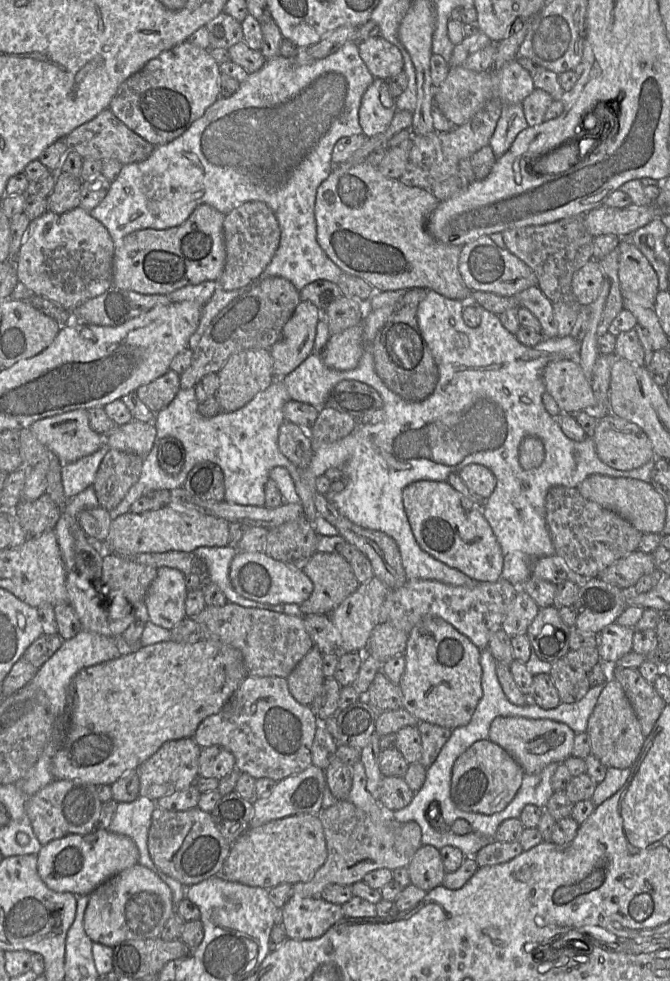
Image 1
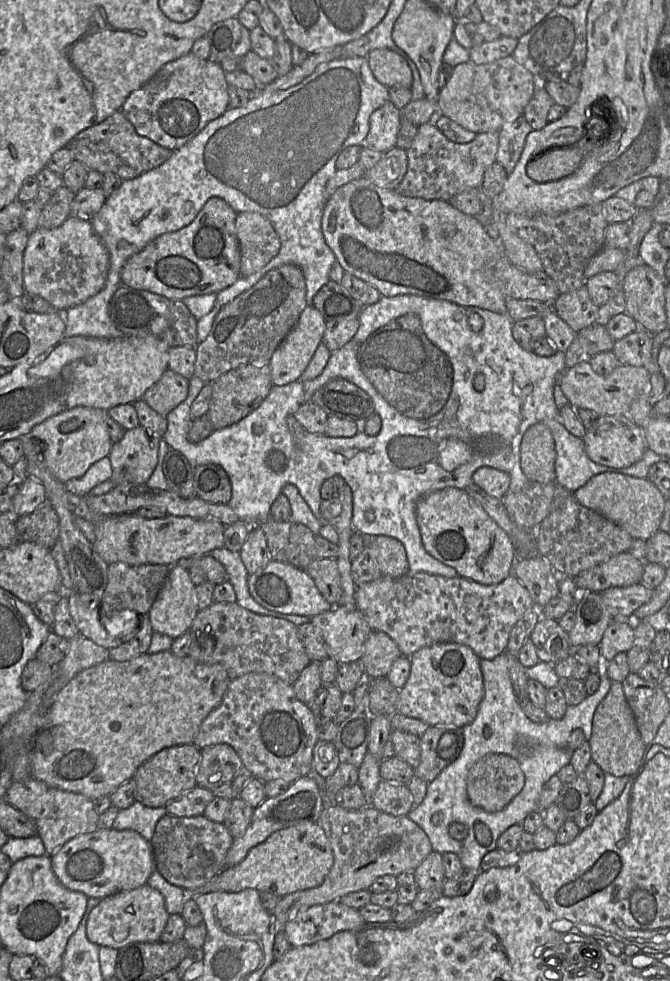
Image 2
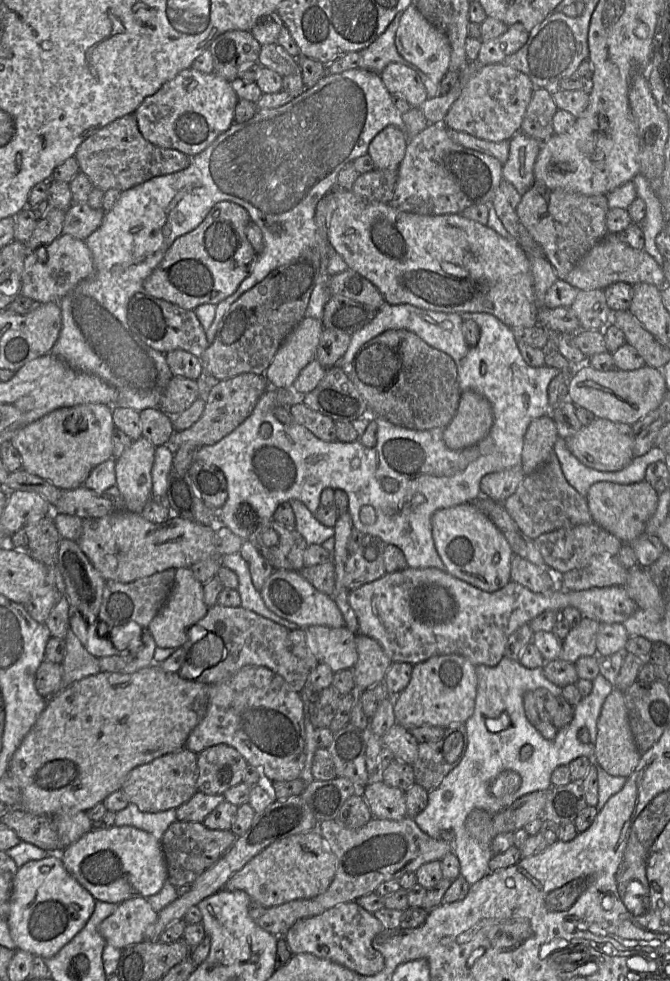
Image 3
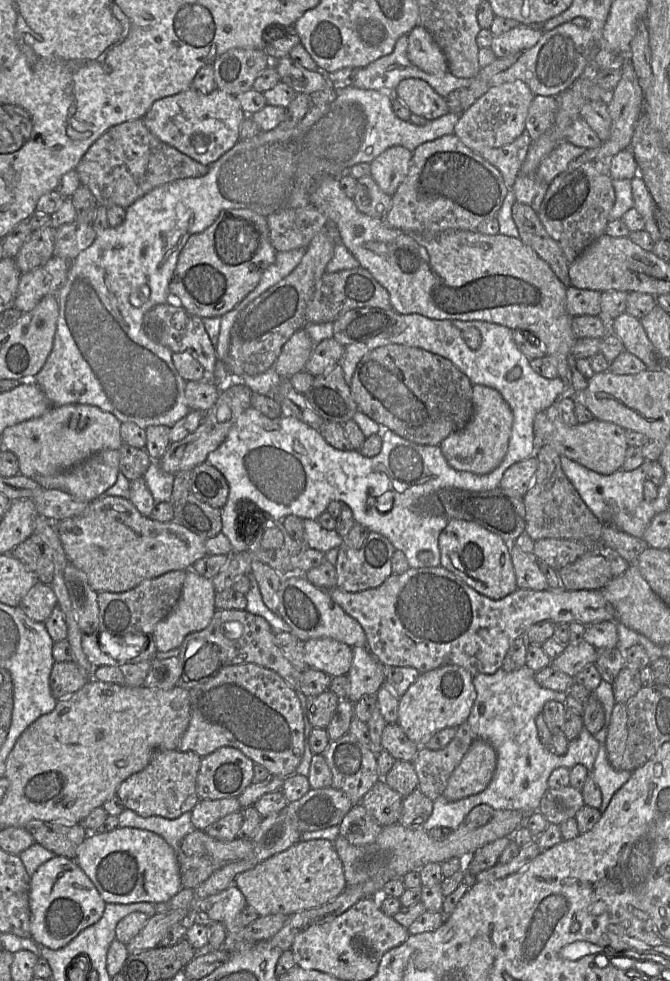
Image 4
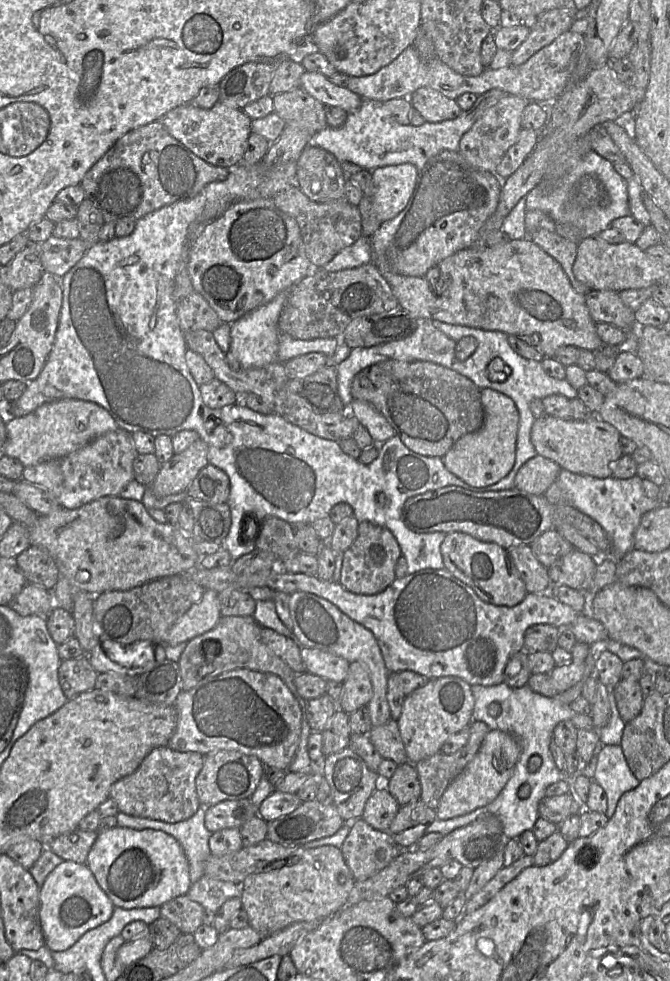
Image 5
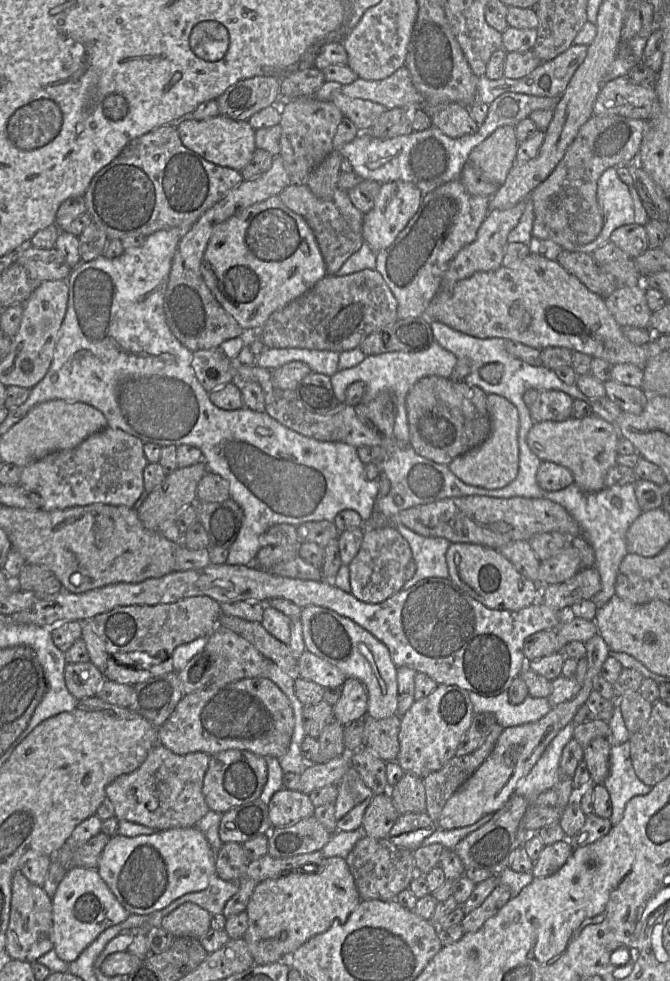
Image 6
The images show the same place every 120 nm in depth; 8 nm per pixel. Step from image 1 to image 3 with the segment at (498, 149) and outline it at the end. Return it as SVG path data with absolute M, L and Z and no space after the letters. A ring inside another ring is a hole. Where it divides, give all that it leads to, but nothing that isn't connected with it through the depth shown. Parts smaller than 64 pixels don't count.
M521 130L509 139L509 157L502 164L503 178L516 187L520 194L527 192L535 183L534 165L540 143Z

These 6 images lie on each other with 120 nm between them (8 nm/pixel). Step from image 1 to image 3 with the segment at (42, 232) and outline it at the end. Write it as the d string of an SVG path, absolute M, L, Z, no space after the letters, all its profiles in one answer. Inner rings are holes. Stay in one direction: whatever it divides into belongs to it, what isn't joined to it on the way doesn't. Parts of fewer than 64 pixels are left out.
M61 234L45 247L27 252L22 272L21 295L38 303L59 302L82 280L92 275L94 264L87 244L69 234Z

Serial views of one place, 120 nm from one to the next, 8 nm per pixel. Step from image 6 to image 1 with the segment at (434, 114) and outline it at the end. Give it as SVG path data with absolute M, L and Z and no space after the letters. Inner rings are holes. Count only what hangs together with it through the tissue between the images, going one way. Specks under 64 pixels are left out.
M380 35L357 45L360 57L375 79L389 80L404 71L404 60L399 49Z

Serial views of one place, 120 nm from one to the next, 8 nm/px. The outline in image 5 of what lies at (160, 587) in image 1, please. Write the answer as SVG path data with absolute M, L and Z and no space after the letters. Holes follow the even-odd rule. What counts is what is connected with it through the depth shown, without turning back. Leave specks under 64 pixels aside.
M205 589L201 600L192 605L172 626L165 646L176 646L212 630L221 618L219 593Z

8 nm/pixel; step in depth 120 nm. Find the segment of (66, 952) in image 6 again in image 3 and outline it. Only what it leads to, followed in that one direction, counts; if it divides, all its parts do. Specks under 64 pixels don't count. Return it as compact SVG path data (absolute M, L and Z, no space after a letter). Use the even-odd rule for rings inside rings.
M60 852L49 853L41 860L31 860L18 868L10 898L10 911L7 917L10 934L17 950L30 952L48 959L71 941L90 919L96 899L65 868Z

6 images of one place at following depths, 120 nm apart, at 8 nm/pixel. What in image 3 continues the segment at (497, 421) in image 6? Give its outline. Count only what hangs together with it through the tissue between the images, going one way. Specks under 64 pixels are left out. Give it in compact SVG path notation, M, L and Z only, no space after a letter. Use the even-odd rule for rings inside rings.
M463 391L457 412L444 430L444 442L452 450L470 447L487 436L493 421L489 400L476 391Z

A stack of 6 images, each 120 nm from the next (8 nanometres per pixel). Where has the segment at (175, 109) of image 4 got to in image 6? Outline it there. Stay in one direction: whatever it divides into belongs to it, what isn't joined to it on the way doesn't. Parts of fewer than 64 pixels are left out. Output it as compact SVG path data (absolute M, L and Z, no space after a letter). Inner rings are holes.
M223 115L204 120L195 120L190 116L174 124L182 144L219 166L232 168L239 172L251 161L256 150L255 130L247 121L235 121Z

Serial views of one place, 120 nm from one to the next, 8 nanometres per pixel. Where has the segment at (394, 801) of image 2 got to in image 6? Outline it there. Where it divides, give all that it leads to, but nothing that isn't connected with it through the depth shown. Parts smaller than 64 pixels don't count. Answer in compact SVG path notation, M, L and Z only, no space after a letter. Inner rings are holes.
M389 793L374 795L365 810L362 830L371 838L388 838L399 815Z

